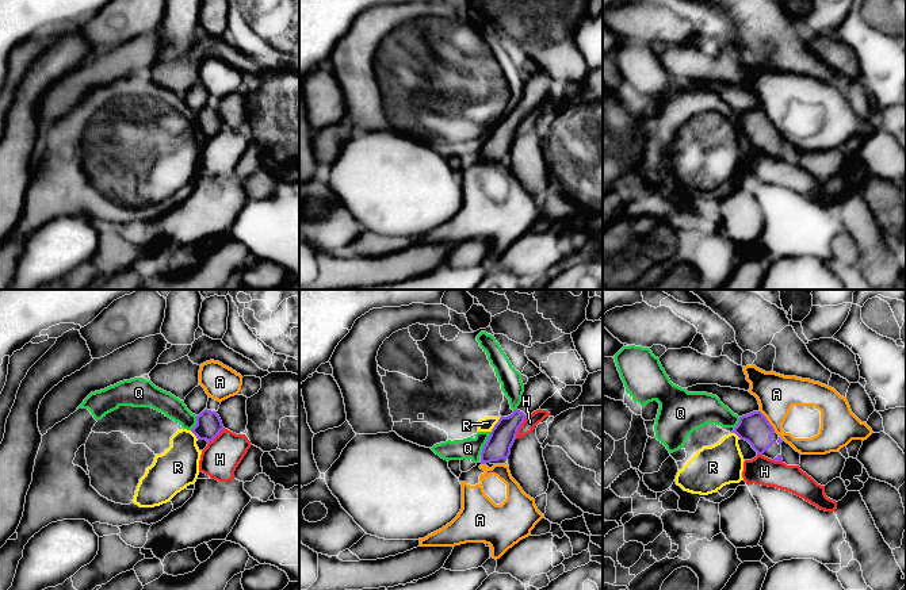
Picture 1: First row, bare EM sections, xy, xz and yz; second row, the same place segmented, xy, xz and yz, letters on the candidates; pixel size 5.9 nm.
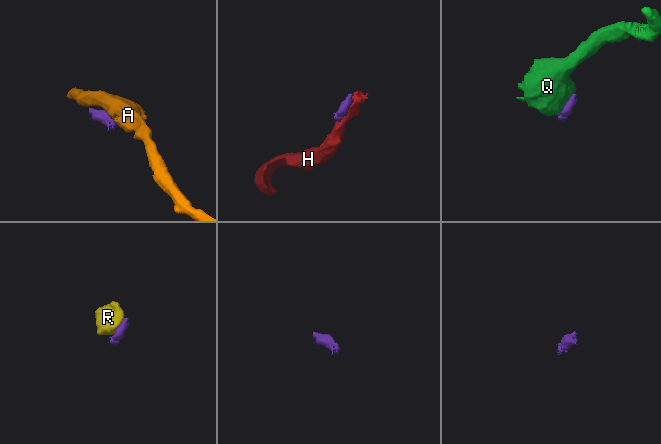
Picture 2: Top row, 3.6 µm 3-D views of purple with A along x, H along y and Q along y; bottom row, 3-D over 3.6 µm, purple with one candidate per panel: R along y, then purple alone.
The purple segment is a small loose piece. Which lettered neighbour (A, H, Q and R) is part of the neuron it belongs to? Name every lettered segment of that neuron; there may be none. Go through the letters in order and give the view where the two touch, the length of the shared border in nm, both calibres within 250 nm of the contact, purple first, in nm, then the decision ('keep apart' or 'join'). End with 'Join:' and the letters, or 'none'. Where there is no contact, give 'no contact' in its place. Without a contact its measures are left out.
A: meets purple in yz; contact 160 nm long; 180 nm thick on the purple side, 240 nm on the other; keep apart
H: meets purple in xz; contact 150 nm long; 150 nm thick on the purple side, 80 nm on the other; keep apart
Q: meets purple in xz; contact 160 nm long; 150 nm thick on the purple side, 130 nm on the other; keep apart
R: meets purple in xz; contact 110 nm long; 150 nm thick on the purple side, 80 nm on the other; keep apart
Join: none

